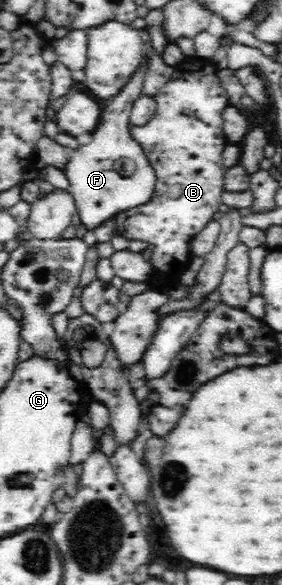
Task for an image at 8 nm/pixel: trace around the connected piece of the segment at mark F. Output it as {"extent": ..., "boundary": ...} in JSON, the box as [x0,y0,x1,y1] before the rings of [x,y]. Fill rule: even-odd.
{"extent":[65,60,156,230],"boundary":[[[147,60],[131,82],[122,88],[118,96],[102,106],[101,119],[96,130],[84,141],[74,144],[69,159],[65,162],[65,173],[70,181],[69,190],[74,195],[78,216],[86,230],[96,230],[110,217],[142,206],[152,200],[156,192],[156,171],[144,153],[144,149],[130,134],[130,114],[134,101],[142,94]]]}

